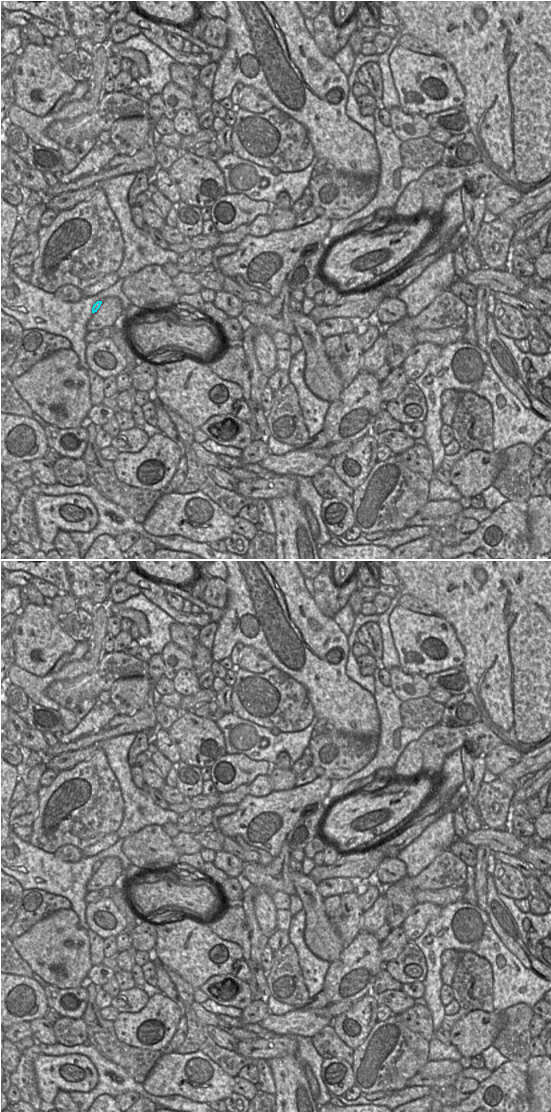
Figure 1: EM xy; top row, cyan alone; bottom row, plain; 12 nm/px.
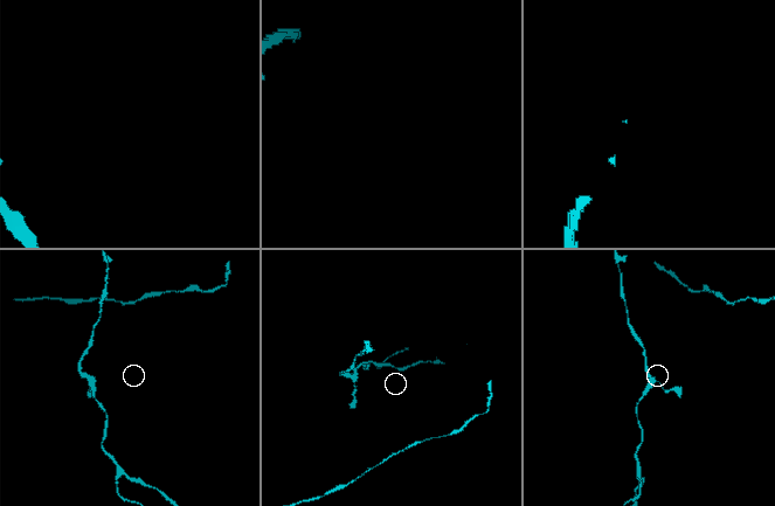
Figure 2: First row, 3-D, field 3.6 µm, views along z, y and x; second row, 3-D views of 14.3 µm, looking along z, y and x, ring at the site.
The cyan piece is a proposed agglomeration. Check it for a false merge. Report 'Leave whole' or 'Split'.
Leave whole

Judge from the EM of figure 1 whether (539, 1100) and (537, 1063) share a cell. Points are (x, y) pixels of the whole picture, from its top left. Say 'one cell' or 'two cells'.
one cell

